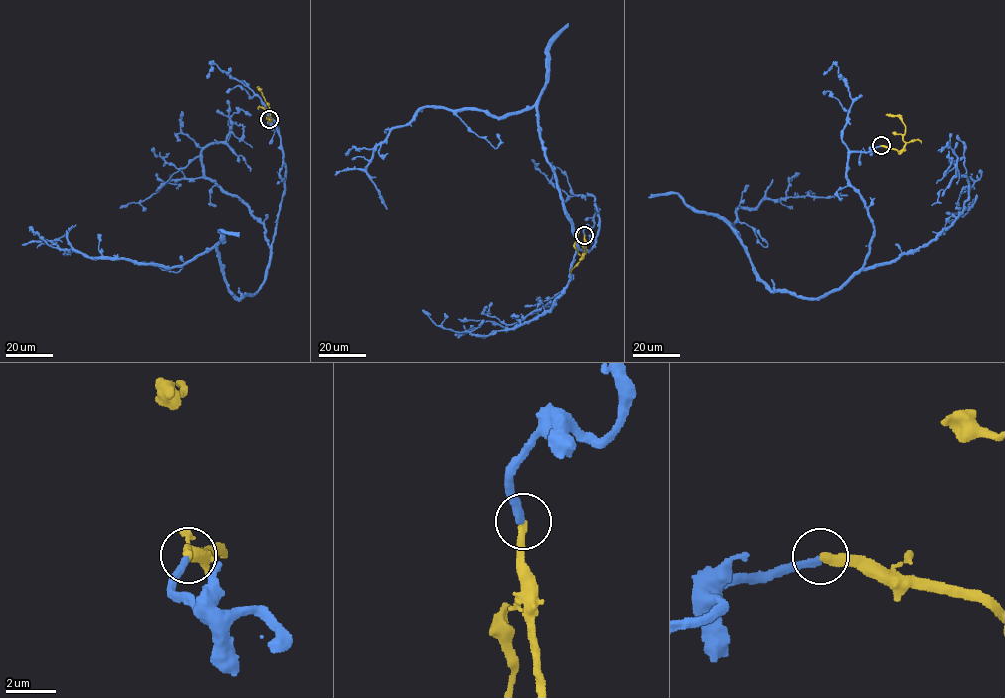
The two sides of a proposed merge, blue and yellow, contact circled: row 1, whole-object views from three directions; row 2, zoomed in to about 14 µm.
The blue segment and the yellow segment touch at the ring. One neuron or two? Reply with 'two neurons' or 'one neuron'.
one neuron

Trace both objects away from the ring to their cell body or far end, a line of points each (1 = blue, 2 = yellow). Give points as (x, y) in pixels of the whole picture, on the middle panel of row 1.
1: (585, 235), (598, 208), (584, 252), (535, 106), (499, 117), (423, 107), (366, 168), (387, 209)
2: (585, 235), (586, 250), (582, 258), (583, 254), (577, 252), (575, 243), (579, 231)

